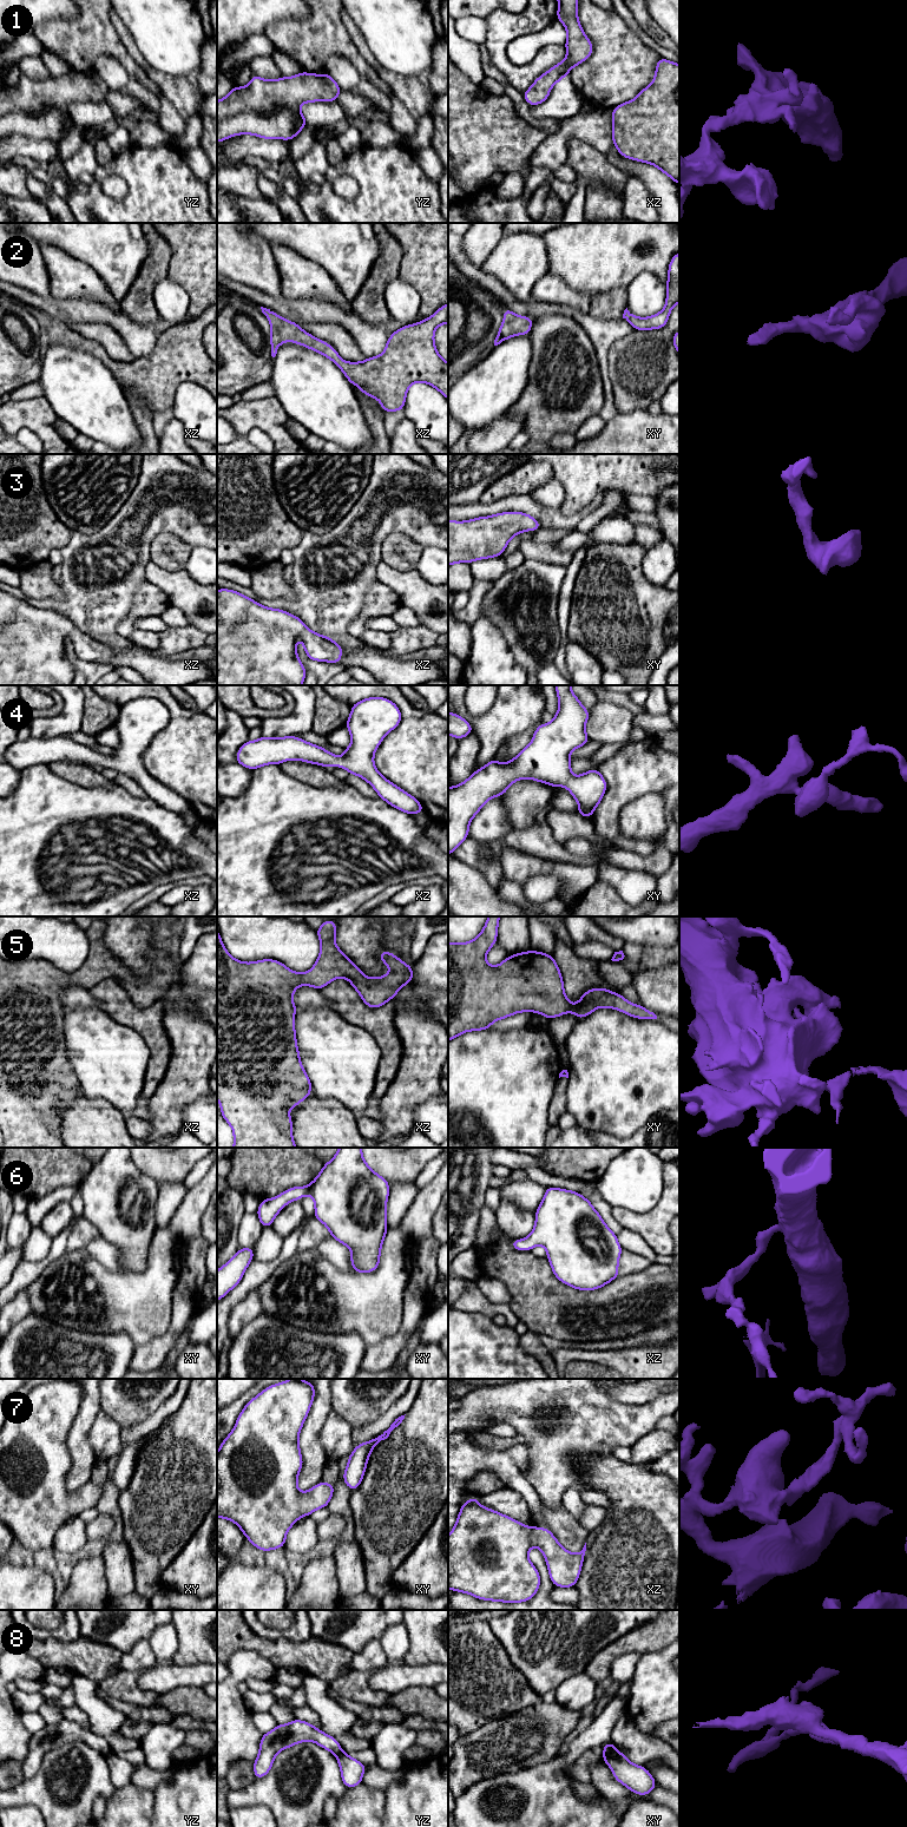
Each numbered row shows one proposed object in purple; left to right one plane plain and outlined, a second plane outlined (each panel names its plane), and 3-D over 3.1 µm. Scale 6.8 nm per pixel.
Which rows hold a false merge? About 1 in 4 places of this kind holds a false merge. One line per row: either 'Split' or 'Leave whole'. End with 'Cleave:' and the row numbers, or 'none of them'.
1: Split
2: Leave whole
3: Leave whole
4: Leave whole
5: Leave whole
6: Leave whole
7: Leave whole
8: Split
Cleave: 1, 8

